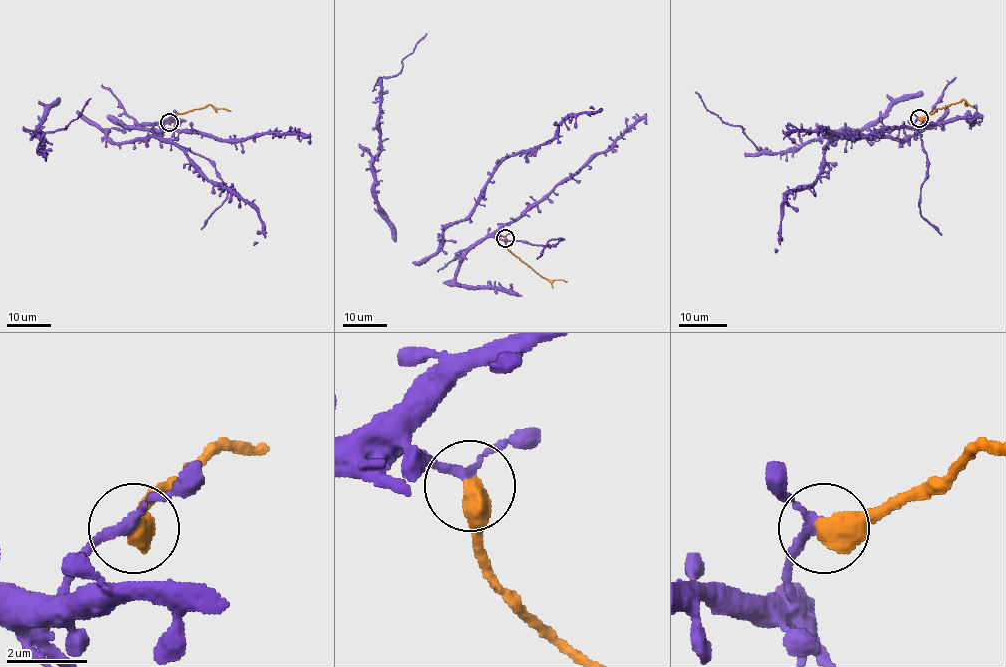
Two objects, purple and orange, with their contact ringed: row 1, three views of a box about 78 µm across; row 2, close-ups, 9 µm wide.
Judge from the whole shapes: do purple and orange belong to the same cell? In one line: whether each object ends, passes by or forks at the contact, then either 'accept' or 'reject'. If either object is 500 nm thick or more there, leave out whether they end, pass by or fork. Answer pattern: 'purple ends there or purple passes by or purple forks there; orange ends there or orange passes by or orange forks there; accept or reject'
reject

